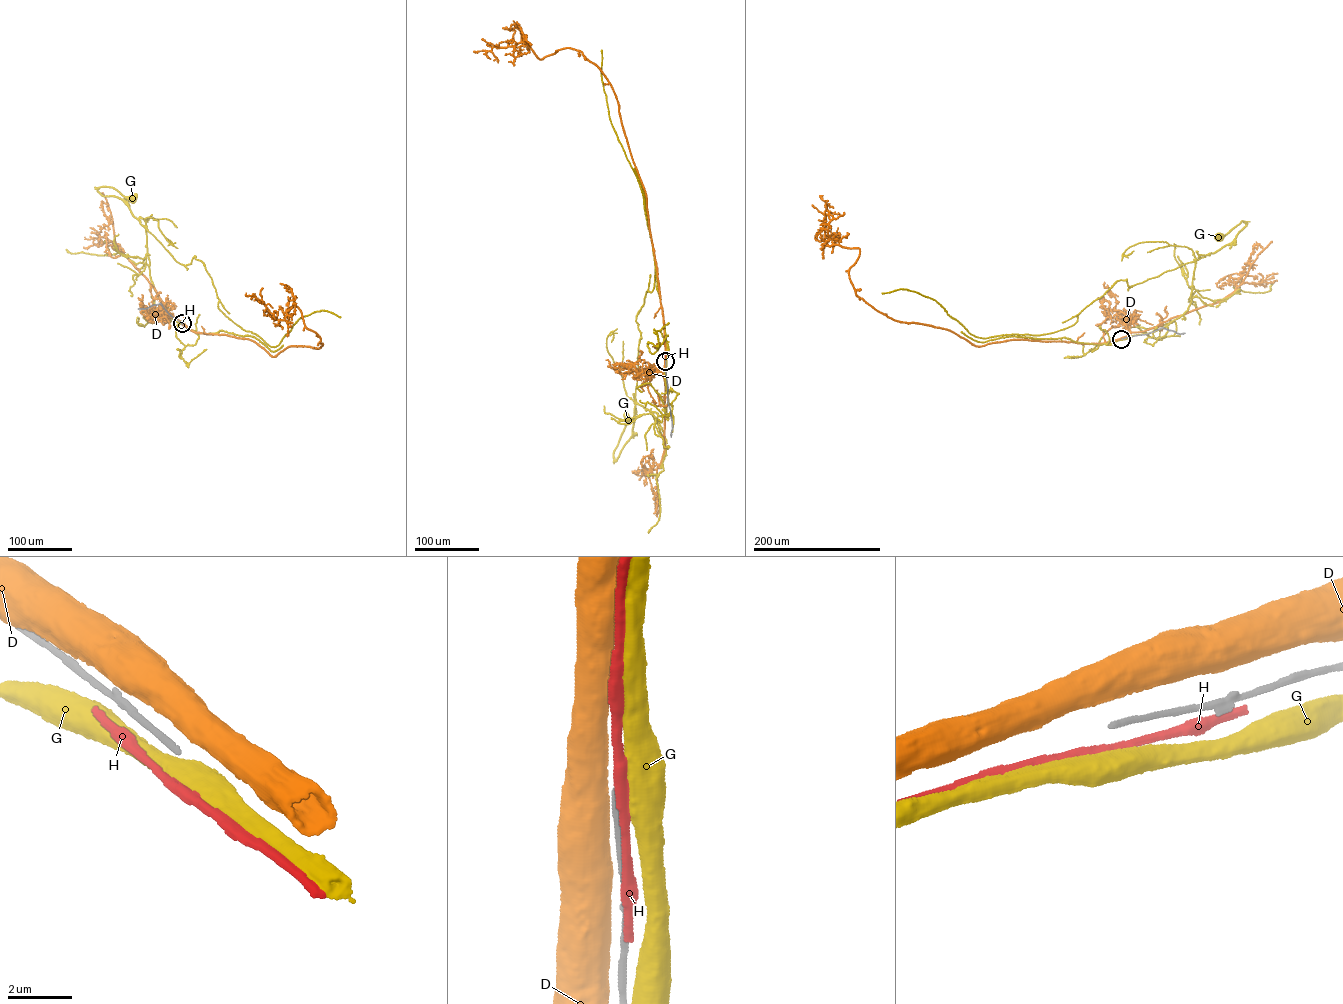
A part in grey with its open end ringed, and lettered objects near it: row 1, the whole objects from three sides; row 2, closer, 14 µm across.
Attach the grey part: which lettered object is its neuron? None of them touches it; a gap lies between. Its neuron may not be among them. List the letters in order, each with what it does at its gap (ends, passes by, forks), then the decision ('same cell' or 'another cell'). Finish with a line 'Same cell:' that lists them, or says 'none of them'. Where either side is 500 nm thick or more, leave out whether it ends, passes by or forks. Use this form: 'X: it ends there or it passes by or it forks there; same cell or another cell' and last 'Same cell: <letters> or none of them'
D: another cell
G: another cell
H: it passes by; another cell
Same cell: none of them

